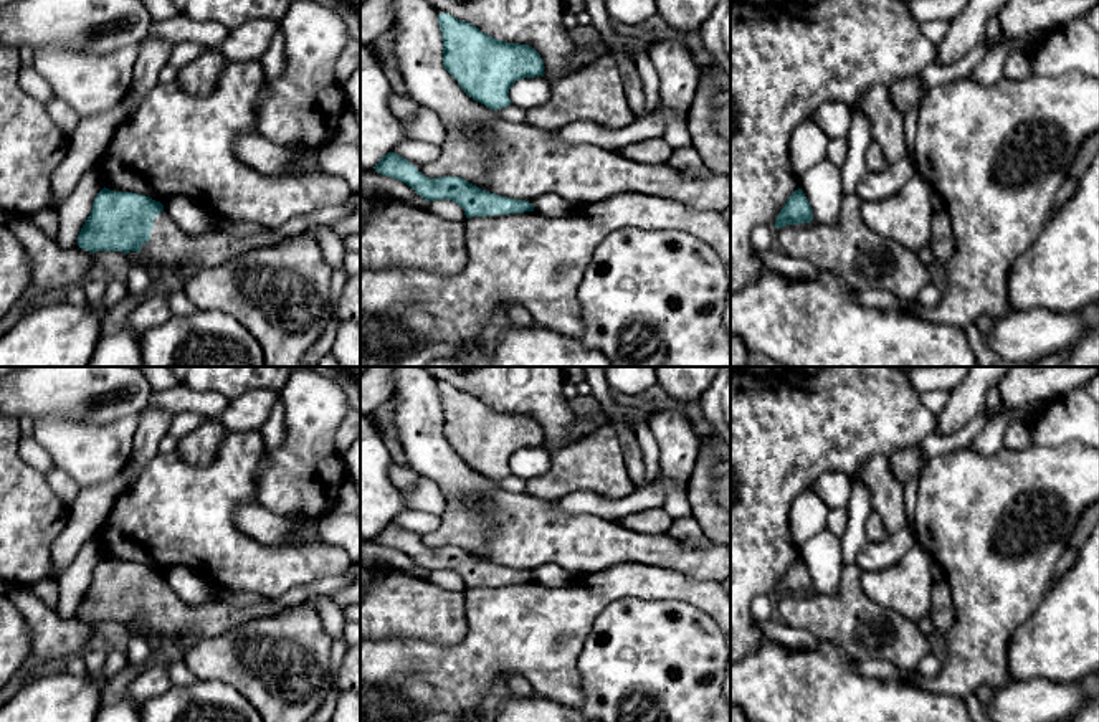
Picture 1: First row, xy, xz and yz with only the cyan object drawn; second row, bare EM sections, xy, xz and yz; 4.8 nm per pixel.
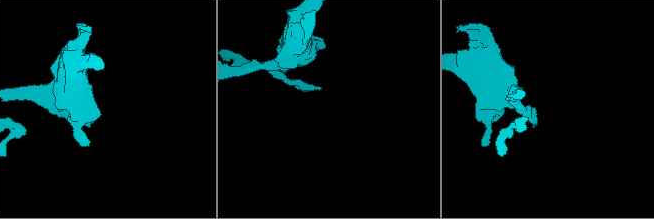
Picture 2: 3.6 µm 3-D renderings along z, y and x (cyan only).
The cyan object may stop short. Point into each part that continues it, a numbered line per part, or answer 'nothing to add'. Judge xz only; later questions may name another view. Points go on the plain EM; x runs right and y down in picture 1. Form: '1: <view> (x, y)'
nothing to add

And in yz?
nothing to add

